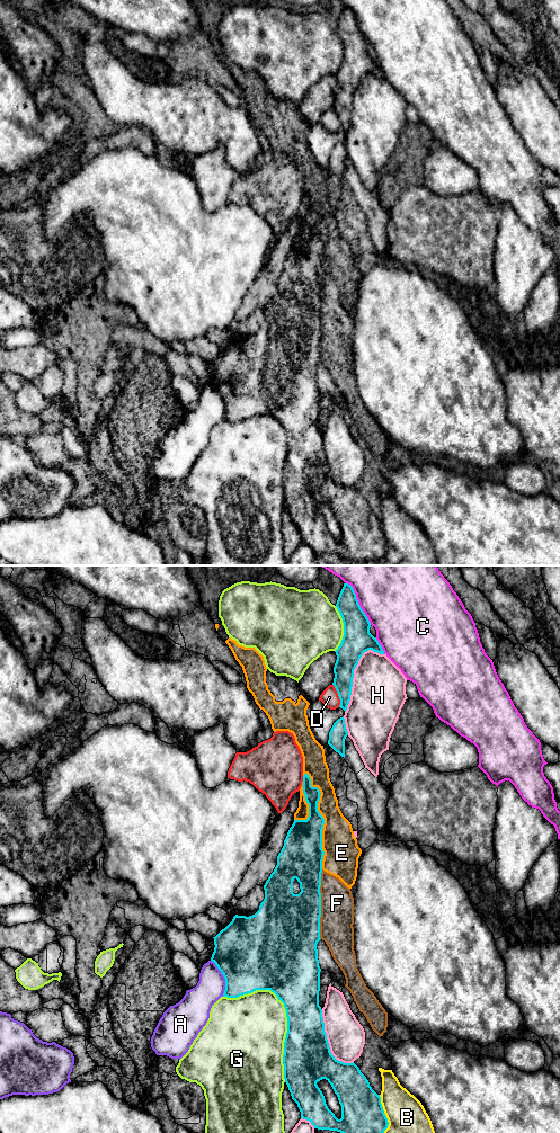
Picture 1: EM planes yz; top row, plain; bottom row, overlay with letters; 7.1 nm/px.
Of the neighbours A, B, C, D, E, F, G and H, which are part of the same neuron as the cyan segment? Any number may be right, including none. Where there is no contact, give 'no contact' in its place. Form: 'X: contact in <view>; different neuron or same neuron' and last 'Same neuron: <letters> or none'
A: contact in yz; different neuron
B: contact in yz; different neuron
C: contact in yz; different neuron
D: contact in yz; different neuron
E: contact in yz; different neuron
F: contact in yz; different neuron
G: contact in yz; different neuron
H: contact in yz; different neuron
Same neuron: none

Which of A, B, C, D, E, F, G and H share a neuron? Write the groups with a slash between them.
A / B / C / D / E F / G / H

